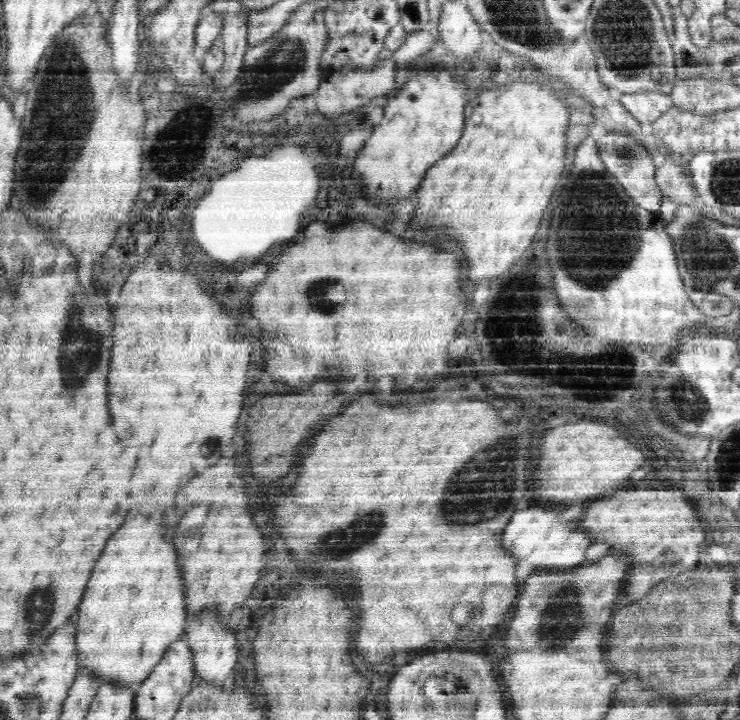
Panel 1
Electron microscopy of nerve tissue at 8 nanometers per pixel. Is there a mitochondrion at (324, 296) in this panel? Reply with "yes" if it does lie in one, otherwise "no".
yes

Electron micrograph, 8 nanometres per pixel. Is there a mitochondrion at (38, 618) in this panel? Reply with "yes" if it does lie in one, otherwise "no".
yes

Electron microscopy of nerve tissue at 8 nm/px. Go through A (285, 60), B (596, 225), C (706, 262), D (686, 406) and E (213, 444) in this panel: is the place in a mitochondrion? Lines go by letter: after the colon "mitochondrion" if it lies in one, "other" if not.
A: mitochondrion
B: mitochondrion
C: mitochondrion
D: mitochondrion
E: other

